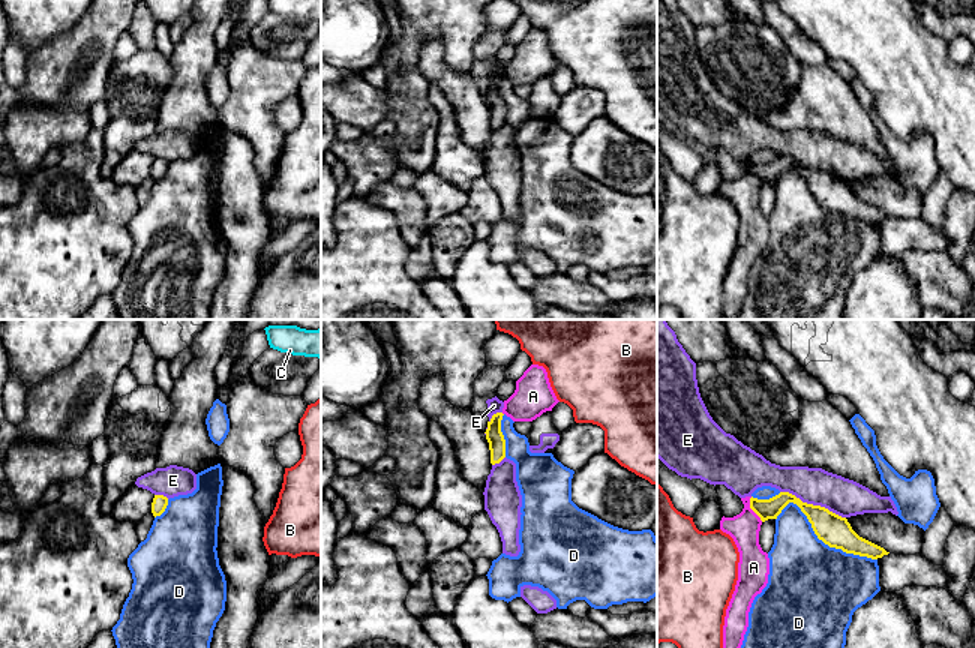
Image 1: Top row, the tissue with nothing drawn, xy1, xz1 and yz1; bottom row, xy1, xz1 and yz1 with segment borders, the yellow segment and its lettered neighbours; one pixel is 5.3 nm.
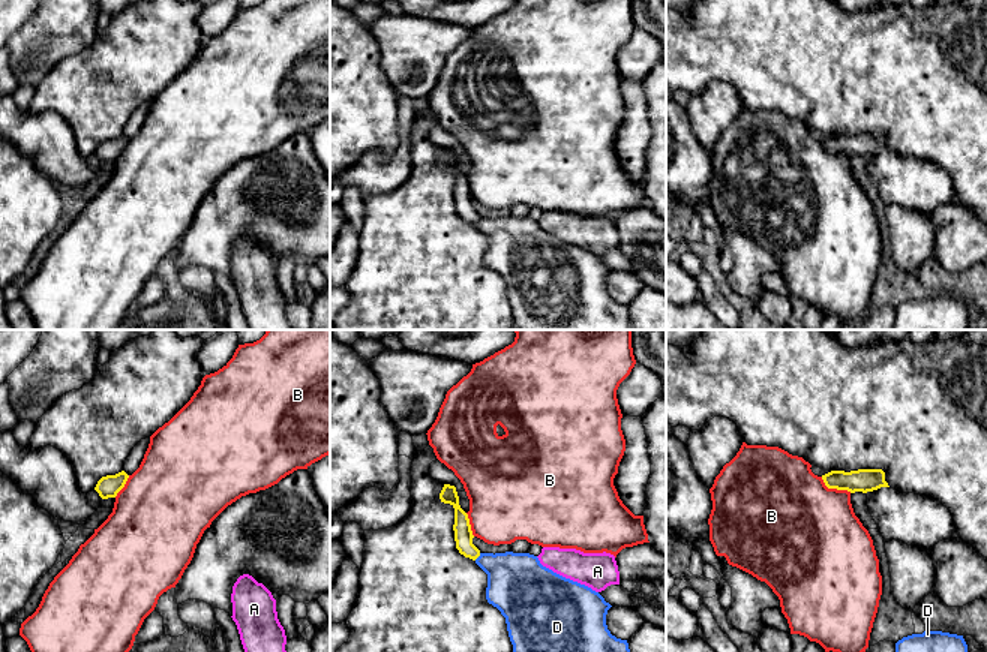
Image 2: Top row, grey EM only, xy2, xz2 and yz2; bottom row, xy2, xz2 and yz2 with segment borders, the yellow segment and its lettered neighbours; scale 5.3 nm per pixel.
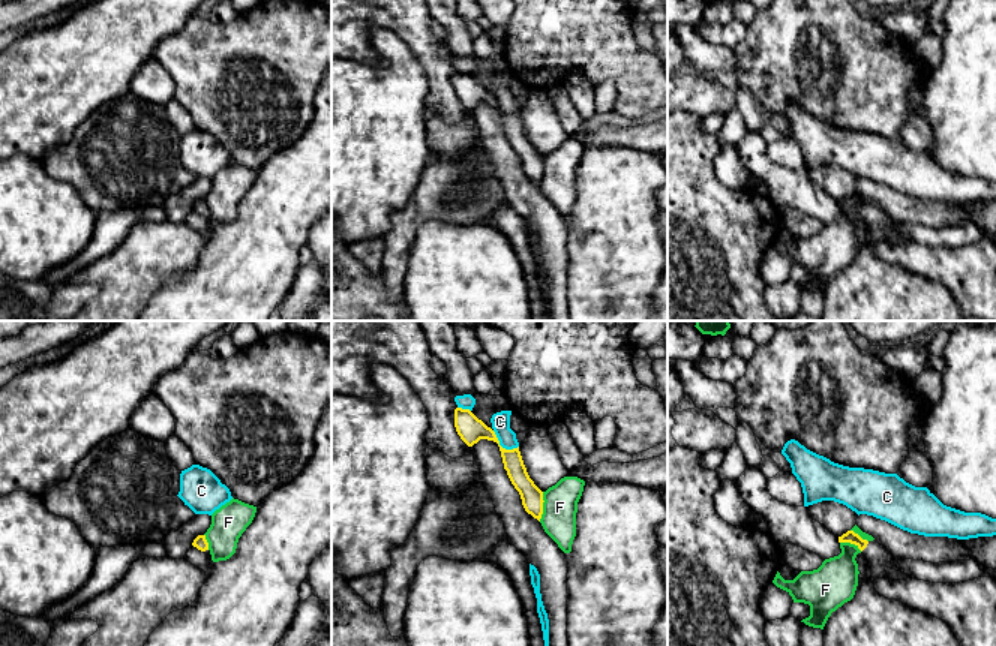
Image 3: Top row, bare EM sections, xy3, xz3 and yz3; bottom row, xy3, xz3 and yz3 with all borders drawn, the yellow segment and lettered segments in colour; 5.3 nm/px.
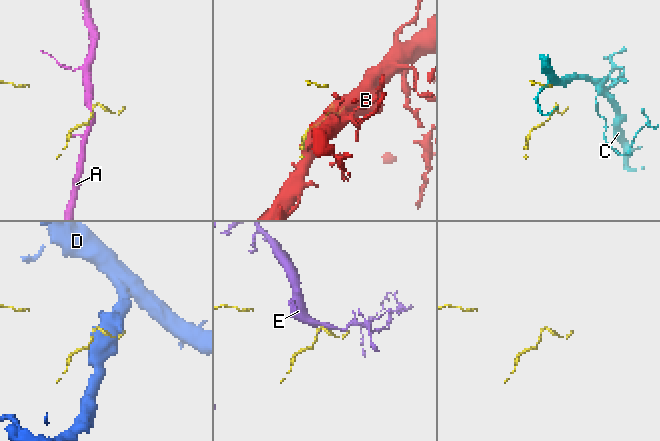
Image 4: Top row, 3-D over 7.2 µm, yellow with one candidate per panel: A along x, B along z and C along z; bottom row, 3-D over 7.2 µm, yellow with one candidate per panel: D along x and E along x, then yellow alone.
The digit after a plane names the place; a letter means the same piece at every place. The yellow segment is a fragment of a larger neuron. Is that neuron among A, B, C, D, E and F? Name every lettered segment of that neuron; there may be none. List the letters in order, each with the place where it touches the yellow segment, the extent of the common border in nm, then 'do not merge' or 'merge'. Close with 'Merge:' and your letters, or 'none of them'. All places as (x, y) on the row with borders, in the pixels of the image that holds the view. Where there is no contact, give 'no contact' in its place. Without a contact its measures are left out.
A: yz1 (750, 507) | 150 nm | do not merge
B: yz2 (834, 487) | 190 nm | merge
C: xz3 (501, 447) | 170 nm | do not merge
D: yz1 (821, 539) | 600 nm | do not merge
E: yz1 (812, 504) | 380 nm | do not merge
F: xz3 (542, 507) | 160 nm | do not merge
Merge: B

